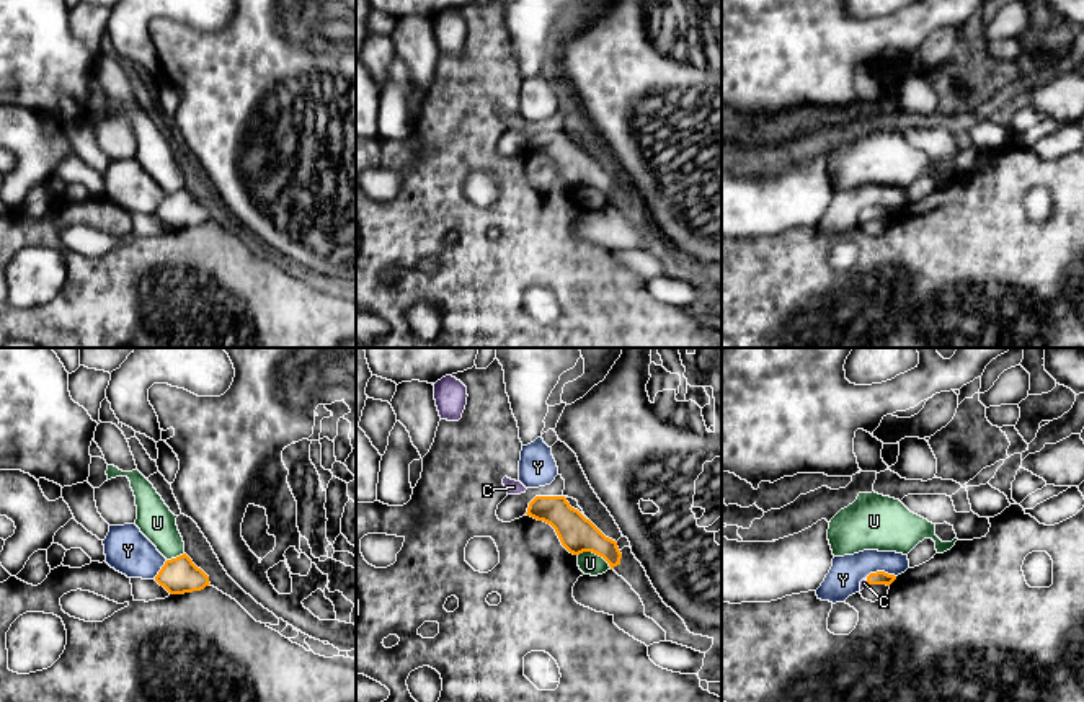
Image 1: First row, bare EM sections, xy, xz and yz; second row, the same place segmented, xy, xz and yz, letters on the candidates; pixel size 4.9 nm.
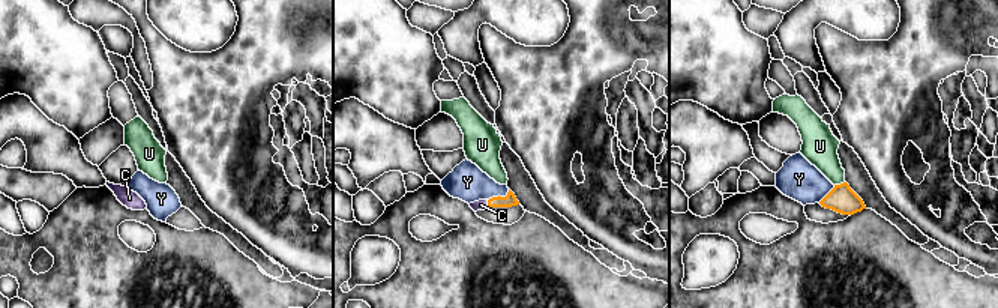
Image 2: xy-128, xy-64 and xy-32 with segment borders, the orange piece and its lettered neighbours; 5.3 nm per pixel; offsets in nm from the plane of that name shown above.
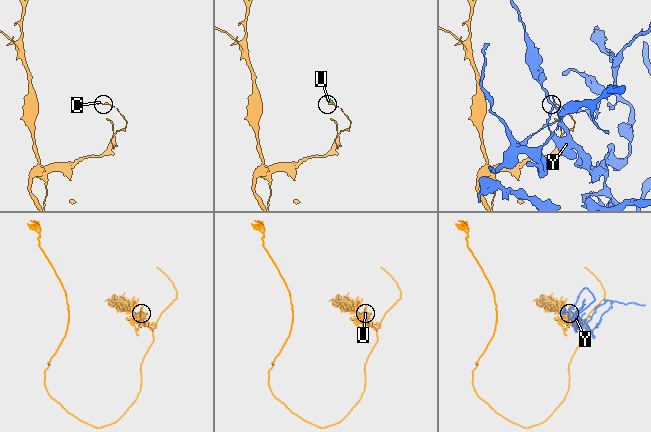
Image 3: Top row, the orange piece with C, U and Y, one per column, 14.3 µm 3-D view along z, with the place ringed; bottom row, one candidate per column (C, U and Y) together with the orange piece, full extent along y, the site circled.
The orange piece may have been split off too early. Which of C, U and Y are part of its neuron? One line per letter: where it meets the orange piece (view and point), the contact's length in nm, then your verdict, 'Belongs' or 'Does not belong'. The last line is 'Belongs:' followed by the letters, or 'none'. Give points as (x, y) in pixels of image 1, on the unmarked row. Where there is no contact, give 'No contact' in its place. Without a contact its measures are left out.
C: Touches orange at yz (867, 216). Shared border 40 nm. Belongs
U: Touches orange at xz (596, 188). Shared border 180 nm. Does not belong
Y: Touches orange at yz (880, 206). Shared border 150 nm. Does not belong
Belongs: C

